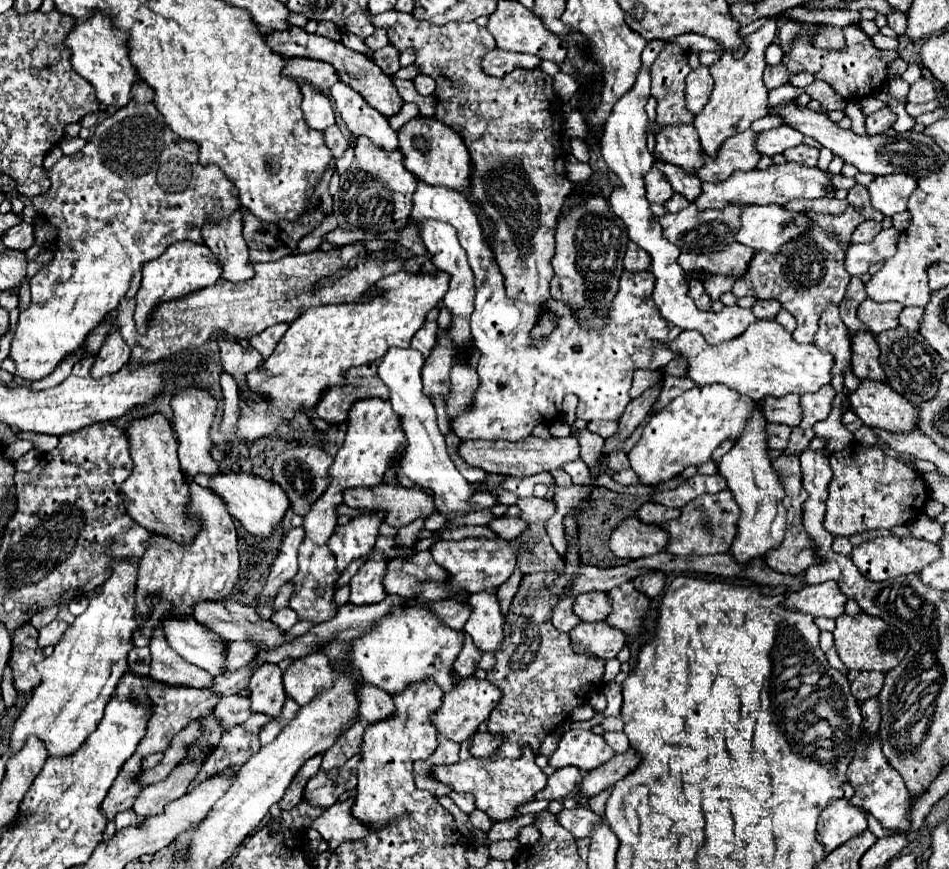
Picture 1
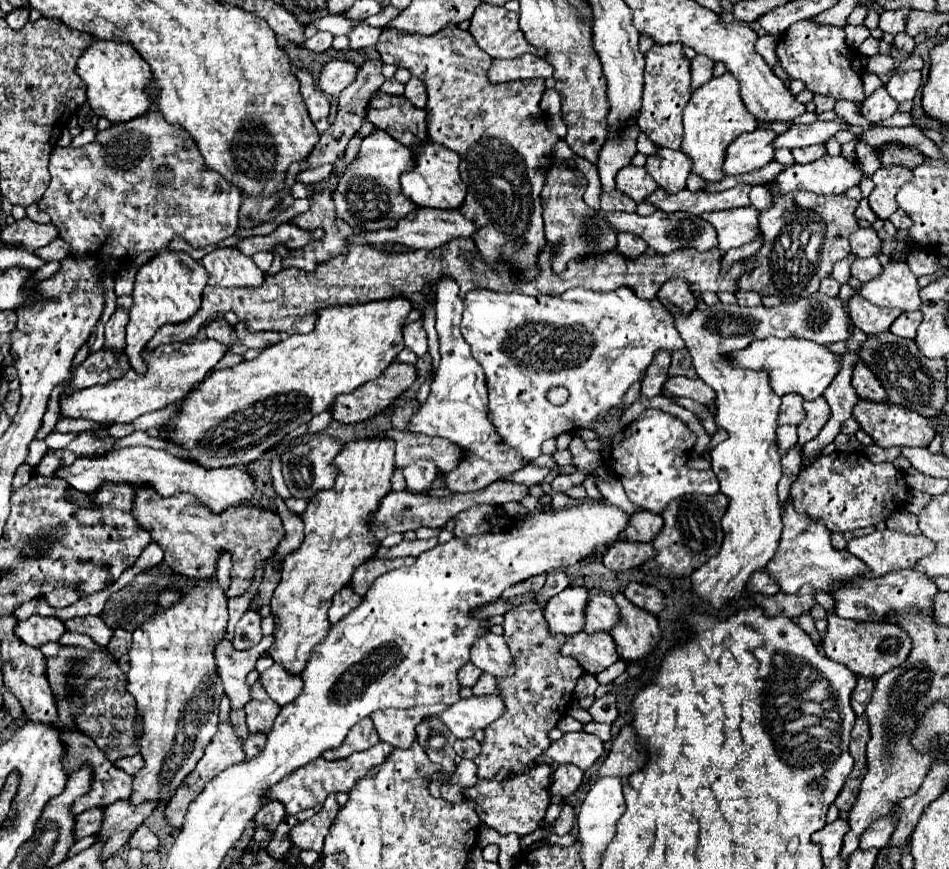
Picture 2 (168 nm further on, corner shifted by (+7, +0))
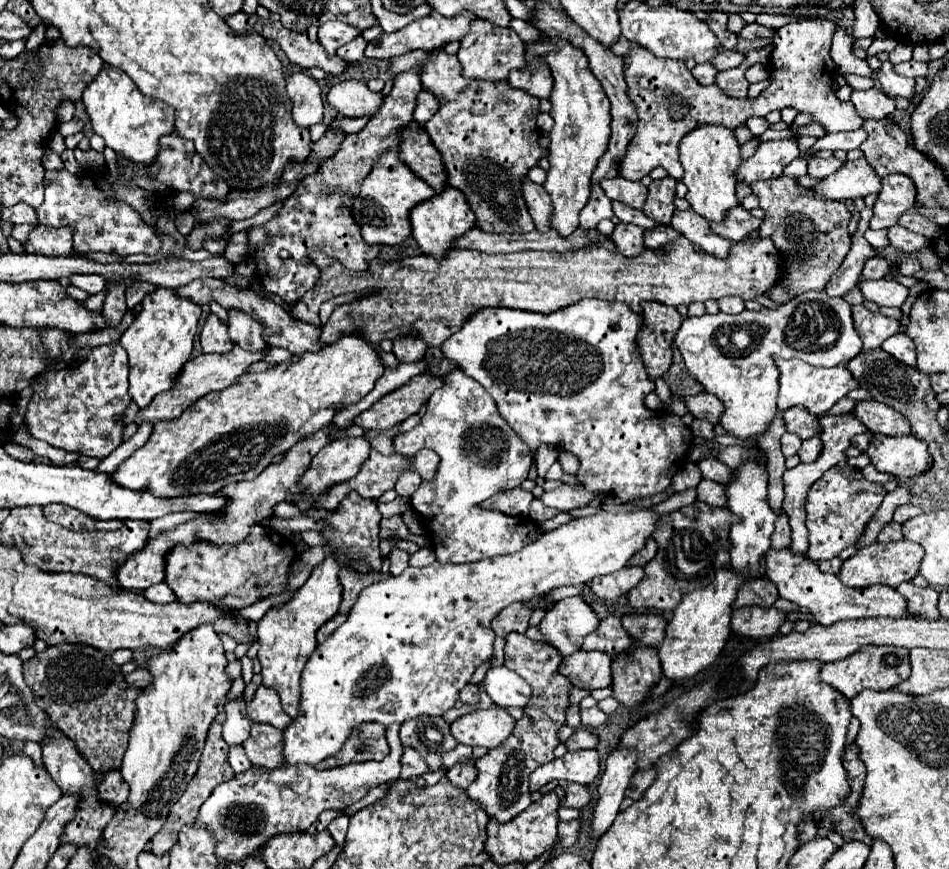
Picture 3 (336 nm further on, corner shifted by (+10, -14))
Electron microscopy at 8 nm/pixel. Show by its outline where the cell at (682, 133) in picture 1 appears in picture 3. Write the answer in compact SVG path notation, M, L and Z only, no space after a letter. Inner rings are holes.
M665 177L659 181L651 181L649 185L649 199L645 201L645 215L651 219L657 219L659 223L669 223L675 211L675 189L677 189L677 179Z

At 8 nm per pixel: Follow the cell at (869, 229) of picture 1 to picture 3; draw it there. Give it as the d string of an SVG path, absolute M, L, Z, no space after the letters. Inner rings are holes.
M873 257L873 259L867 259L865 265L863 265L863 279L883 279L889 271L889 263L881 257Z

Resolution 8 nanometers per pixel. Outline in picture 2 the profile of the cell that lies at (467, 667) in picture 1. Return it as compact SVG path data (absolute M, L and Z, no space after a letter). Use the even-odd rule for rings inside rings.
M472 663L464 665L464 667L460 669L460 673L458 673L458 679L460 679L460 685L462 685L462 687L474 687L480 677L482 677L480 669L476 669L476 665L472 665Z

